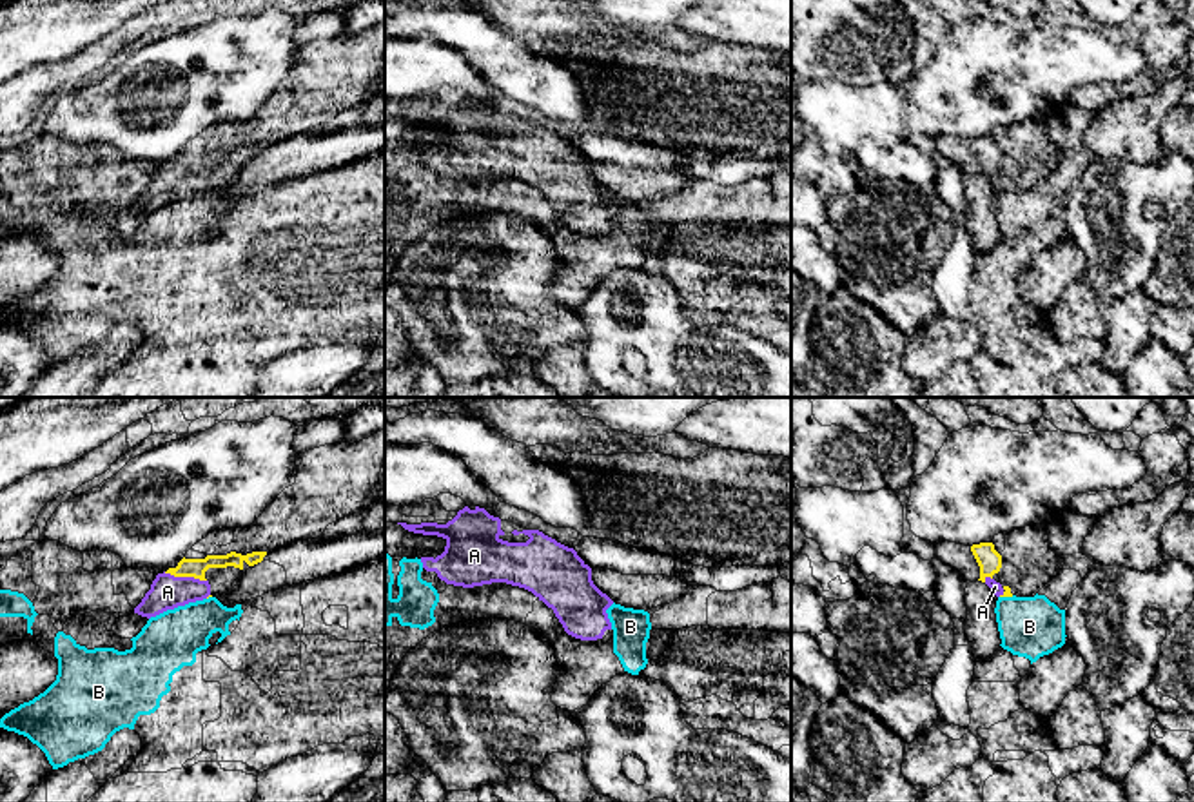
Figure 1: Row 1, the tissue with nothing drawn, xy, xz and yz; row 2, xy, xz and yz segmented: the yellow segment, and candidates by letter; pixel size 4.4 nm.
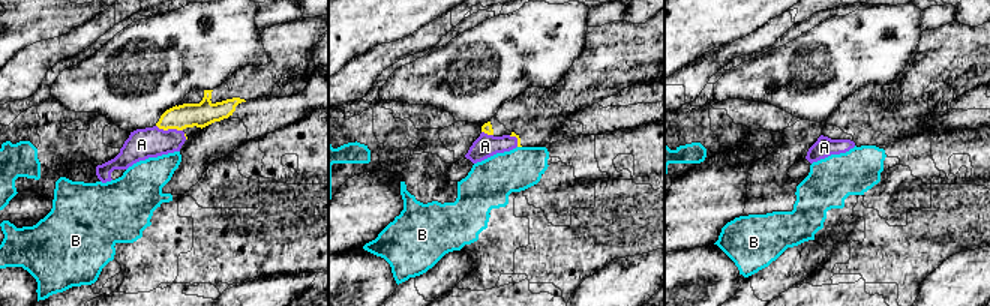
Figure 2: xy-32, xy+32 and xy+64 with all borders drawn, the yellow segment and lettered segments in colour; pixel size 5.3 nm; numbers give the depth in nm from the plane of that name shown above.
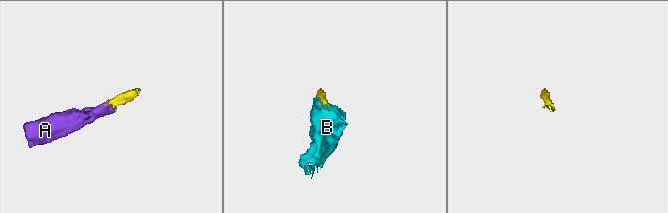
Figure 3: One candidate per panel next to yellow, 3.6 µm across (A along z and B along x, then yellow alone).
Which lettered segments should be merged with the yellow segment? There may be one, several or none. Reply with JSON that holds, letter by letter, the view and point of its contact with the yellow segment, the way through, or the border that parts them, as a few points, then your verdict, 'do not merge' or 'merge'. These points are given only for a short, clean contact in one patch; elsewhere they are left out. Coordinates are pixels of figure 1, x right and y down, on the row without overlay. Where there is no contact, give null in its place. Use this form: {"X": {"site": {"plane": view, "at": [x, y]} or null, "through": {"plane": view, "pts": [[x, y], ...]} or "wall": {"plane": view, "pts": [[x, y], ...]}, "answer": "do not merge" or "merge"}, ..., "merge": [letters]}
{"A": {"site": {"plane": "xy", "at": [185, 169]}, "answer": "merge"}, "B": {"site": {"plane": "yz", "at": [1006, 189]}, "wall": {"plane": "yz", "pts": [[1013, 189], [1000, 191]]}, "answer": "do not merge"}, "merge": ["A"]}

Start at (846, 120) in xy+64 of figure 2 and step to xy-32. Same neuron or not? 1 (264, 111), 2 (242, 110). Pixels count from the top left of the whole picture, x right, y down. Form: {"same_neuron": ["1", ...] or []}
{"same_neuron": []}

